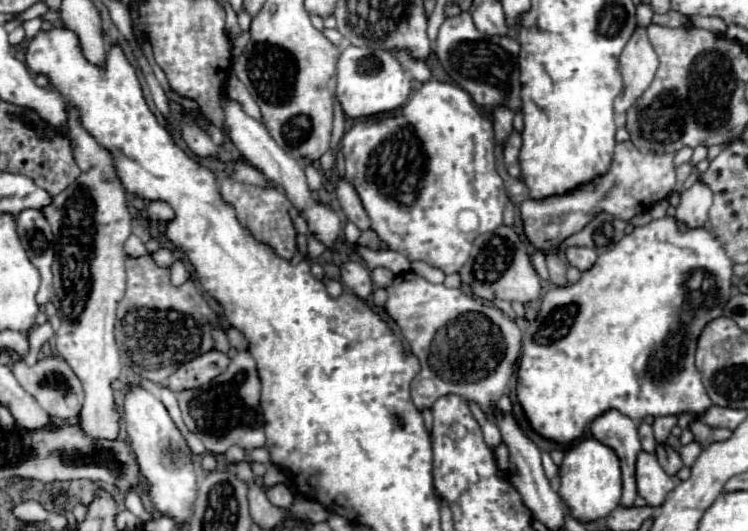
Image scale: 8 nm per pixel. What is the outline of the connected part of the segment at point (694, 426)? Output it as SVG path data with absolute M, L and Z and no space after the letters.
M694 418L688 428L690 428L690 432L694 434L694 440L696 440L702 448L706 448L706 446L710 446L710 444L714 444L714 442L726 440L726 438L730 438L730 434L732 434L730 430L724 430L724 428L706 426L704 422L698 422L698 418Z

